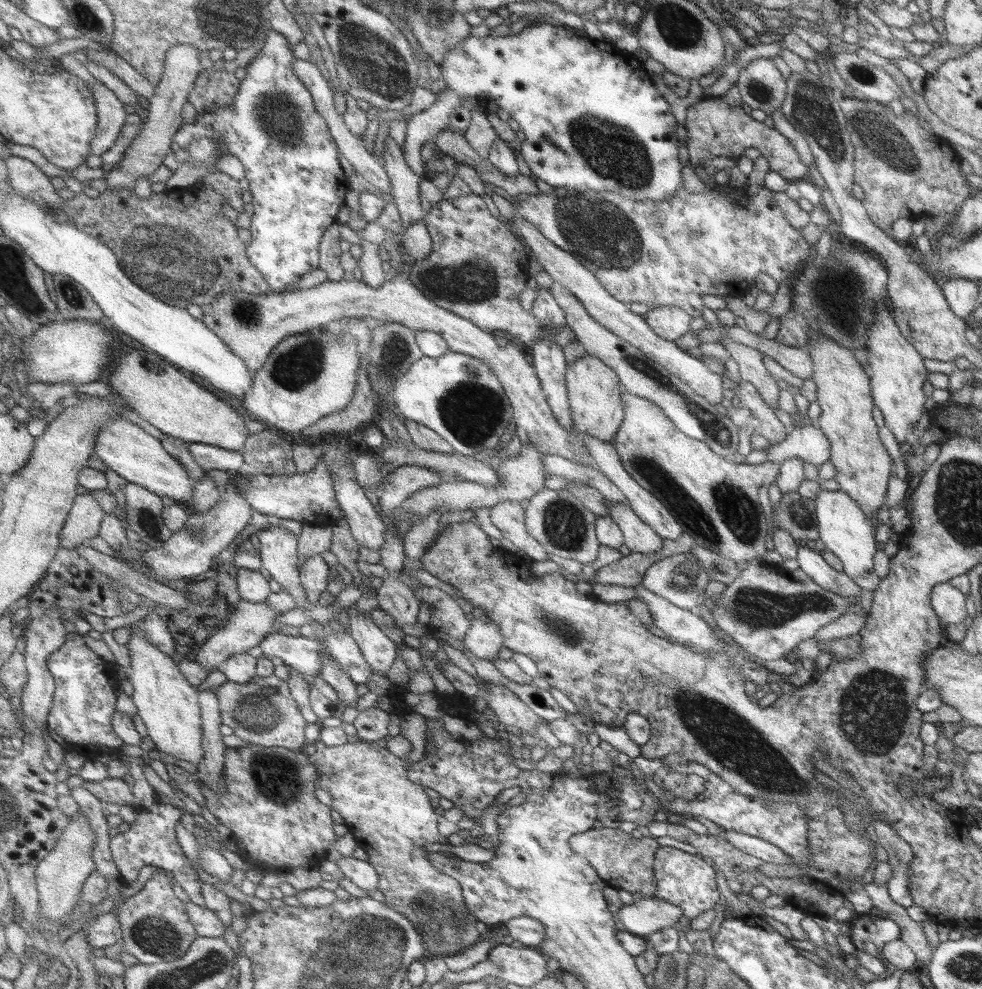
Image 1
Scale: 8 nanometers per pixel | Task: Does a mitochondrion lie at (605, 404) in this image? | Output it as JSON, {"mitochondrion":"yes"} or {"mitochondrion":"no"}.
{"mitochondrion":"no"}

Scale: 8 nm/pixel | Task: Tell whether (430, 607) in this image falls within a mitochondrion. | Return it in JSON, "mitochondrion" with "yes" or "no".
{"mitochondrion":"no"}

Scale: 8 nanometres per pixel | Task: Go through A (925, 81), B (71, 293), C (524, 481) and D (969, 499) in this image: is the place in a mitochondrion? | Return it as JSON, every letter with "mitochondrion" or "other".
{"A":"other","B":"mitochondrion","C":"other","D":"mitochondrion"}

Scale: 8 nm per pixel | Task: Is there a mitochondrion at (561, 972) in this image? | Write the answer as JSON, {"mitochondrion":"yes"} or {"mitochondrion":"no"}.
{"mitochondrion":"no"}

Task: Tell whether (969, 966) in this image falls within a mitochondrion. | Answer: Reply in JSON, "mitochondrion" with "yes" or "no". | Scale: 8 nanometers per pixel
{"mitochondrion":"yes"}

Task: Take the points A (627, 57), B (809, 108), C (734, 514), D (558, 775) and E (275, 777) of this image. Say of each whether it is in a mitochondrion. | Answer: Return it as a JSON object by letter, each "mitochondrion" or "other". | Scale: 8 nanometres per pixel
{"A":"other","B":"mitochondrion","C":"mitochondrion","D":"other","E":"mitochondrion"}

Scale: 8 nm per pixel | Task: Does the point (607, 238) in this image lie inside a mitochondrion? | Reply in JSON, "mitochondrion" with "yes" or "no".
{"mitochondrion":"yes"}

